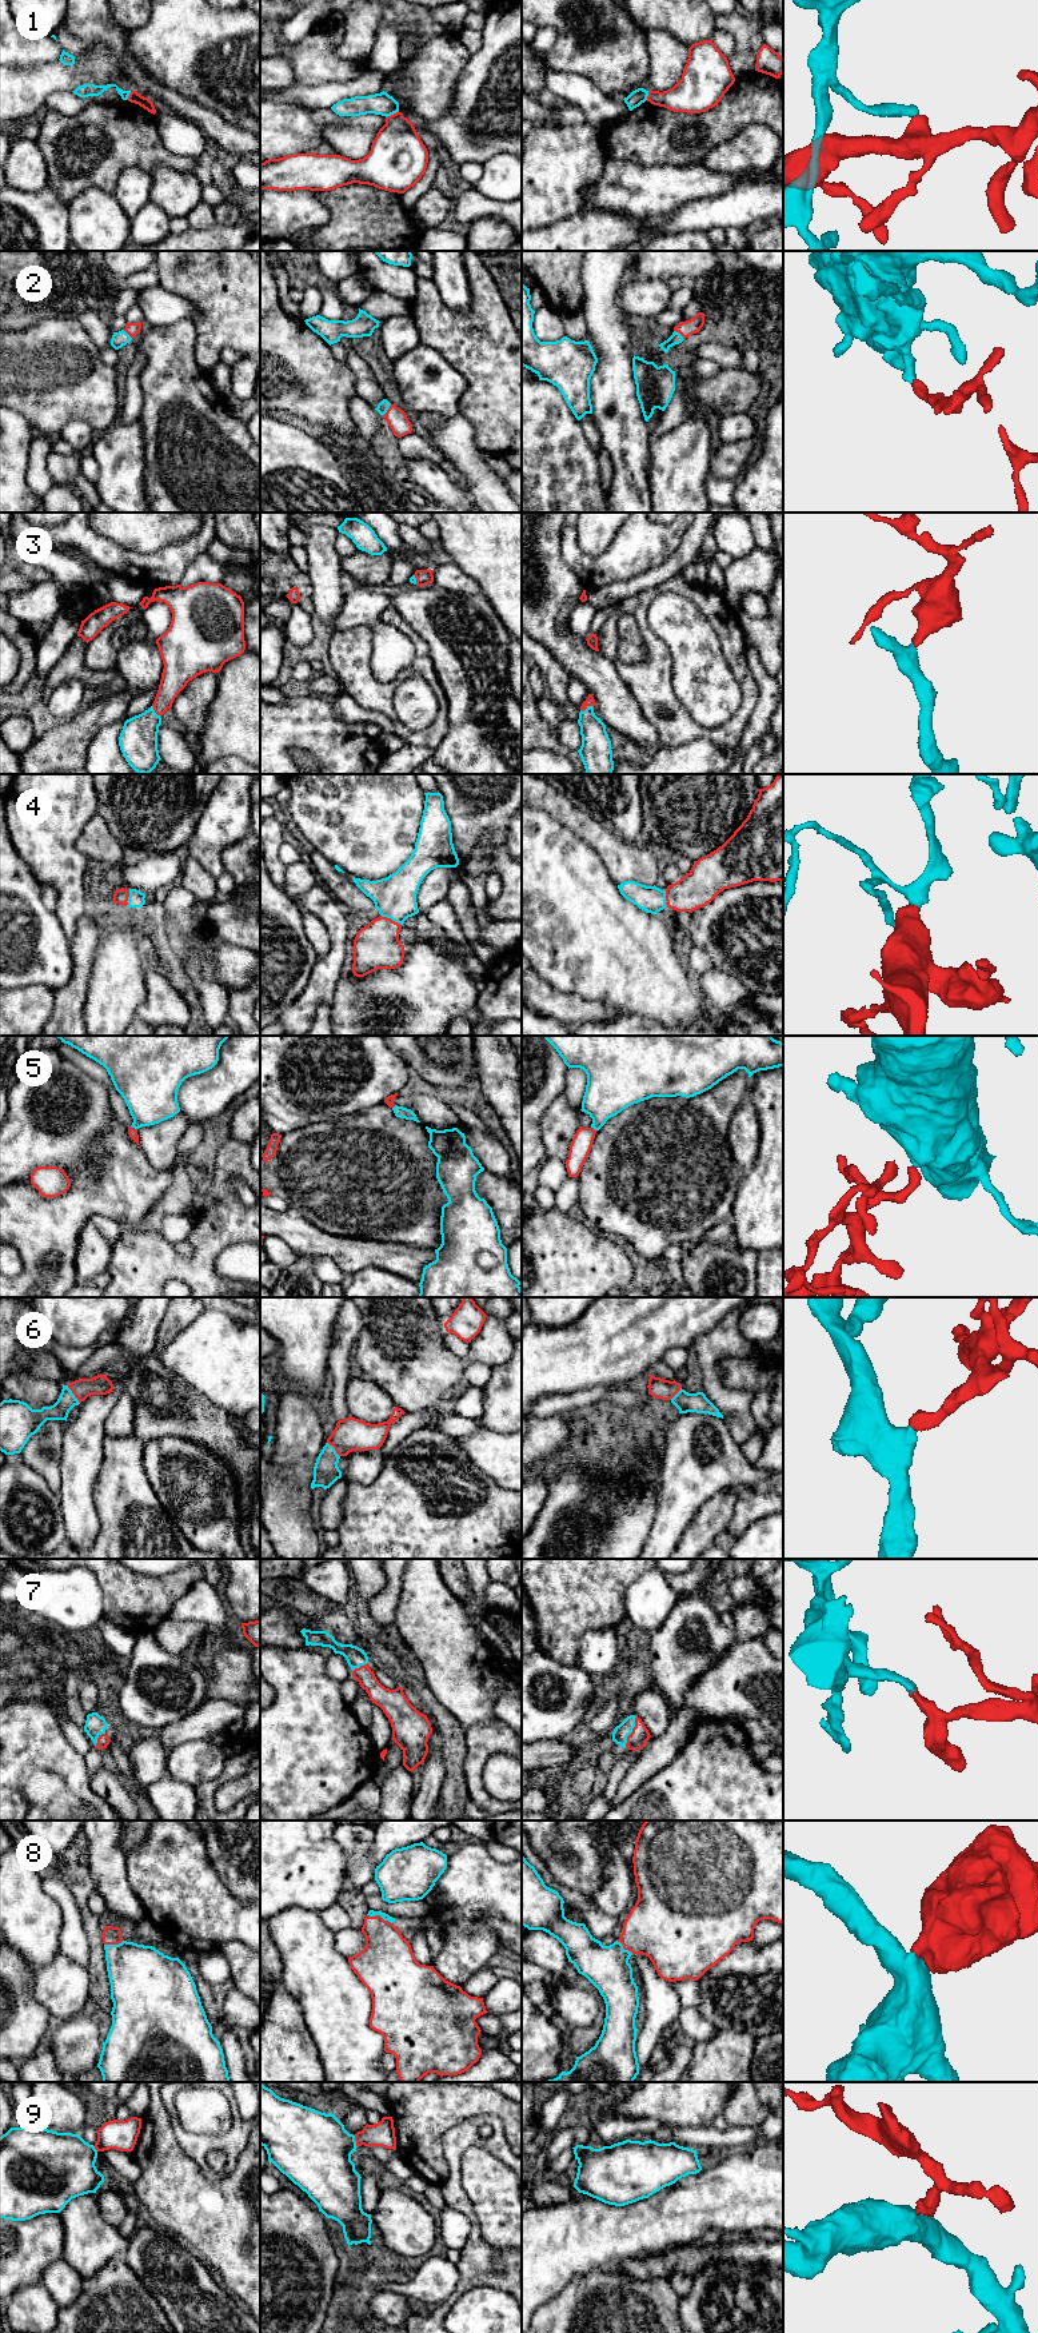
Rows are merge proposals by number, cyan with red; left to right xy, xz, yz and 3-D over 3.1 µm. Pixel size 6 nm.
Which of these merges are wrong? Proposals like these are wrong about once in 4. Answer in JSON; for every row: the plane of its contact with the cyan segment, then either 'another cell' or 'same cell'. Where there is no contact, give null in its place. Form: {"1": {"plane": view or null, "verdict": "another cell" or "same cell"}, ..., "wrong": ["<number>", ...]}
{"1": {"plane": "xz", "verdict": "another cell"}, "2": {"plane": "yz", "verdict": "same cell"}, "3": {"plane": "yz", "verdict": "same cell"}, "4": {"plane": "xz", "verdict": "same cell"}, "5": {"plane": "xy", "verdict": "same cell"}, "6": {"plane": "xy", "verdict": "same cell"}, "7": {"plane": "yz", "verdict": "same cell"}, "8": {"plane": "xz", "verdict": "same cell"}, "9": {"plane": "xz", "verdict": "same cell"}, "wrong": ["1"]}

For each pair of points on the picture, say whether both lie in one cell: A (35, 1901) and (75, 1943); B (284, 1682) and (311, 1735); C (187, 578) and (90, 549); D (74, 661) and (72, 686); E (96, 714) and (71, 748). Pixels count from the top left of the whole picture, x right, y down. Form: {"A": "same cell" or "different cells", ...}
{"A": "different cells", "B": "same cell", "C": "different cells", "D": "different cells", "E": "same cell"}

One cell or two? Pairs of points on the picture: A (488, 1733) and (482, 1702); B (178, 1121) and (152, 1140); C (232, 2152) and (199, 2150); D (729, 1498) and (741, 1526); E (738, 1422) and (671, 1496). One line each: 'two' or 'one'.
A: two
B: one
C: one
D: two
E: two

